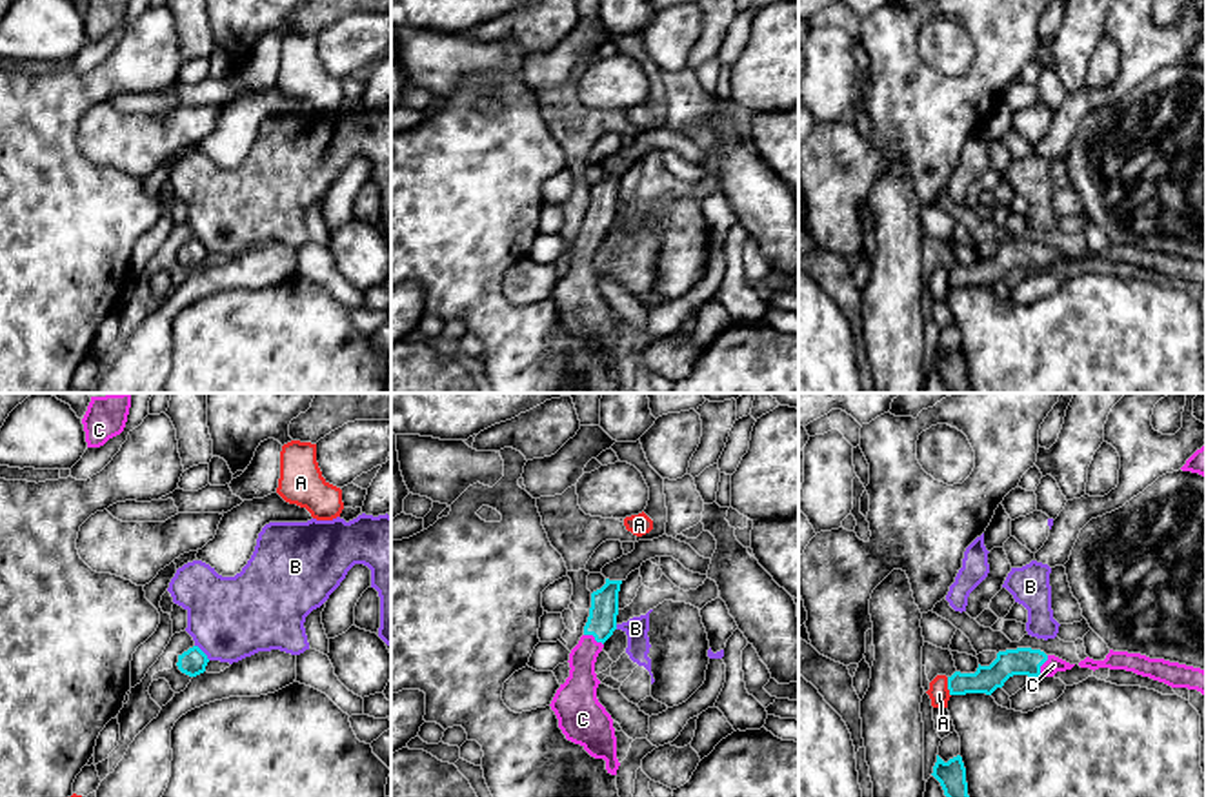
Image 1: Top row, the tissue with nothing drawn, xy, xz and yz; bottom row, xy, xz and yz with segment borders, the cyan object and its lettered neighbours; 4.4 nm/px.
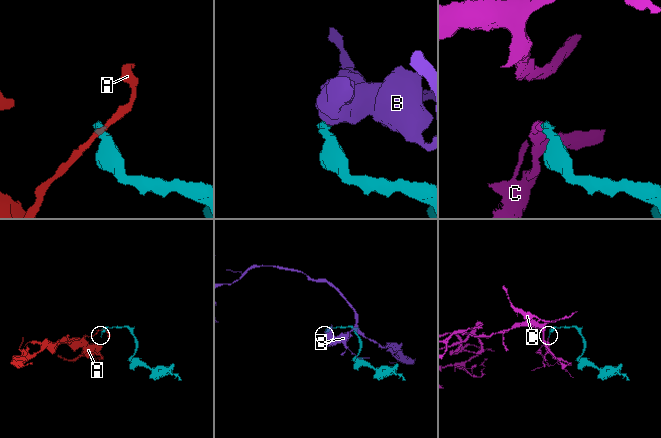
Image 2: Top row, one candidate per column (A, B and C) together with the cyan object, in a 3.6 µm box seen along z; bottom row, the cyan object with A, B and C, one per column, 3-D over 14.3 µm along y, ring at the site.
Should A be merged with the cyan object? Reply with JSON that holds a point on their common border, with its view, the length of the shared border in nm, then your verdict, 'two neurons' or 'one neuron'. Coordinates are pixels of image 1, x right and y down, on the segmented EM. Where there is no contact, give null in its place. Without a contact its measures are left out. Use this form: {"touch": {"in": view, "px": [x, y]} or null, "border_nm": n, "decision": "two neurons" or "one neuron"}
{"touch": {"in": "yz", "px": [948, 686]}, "border_nm": 90, "decision": "two neurons"}

